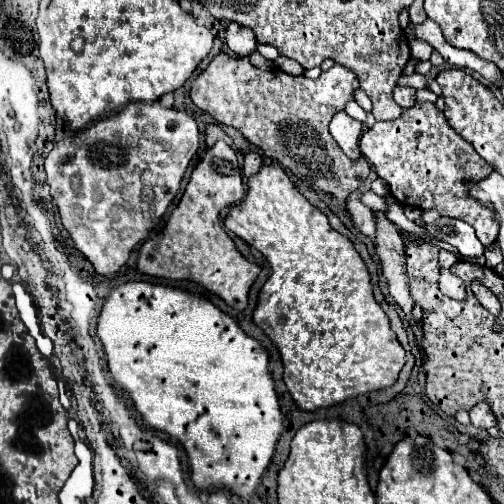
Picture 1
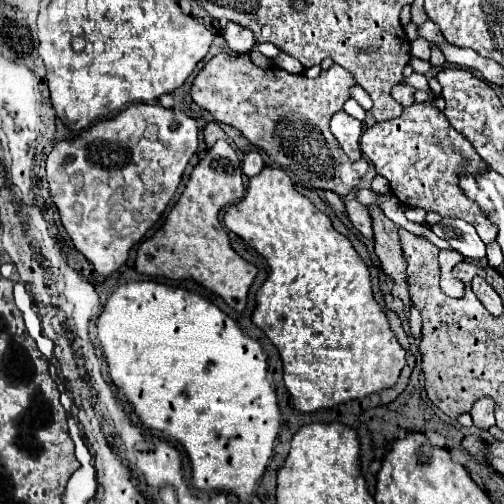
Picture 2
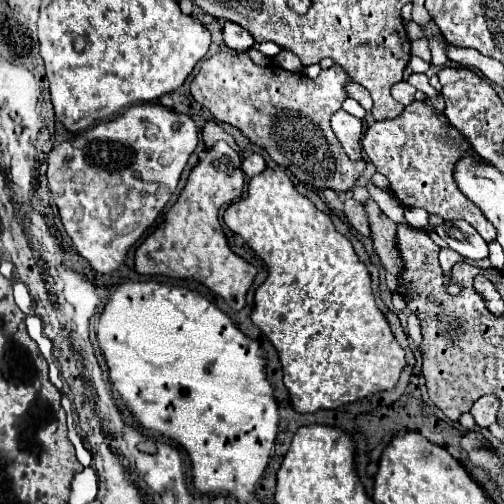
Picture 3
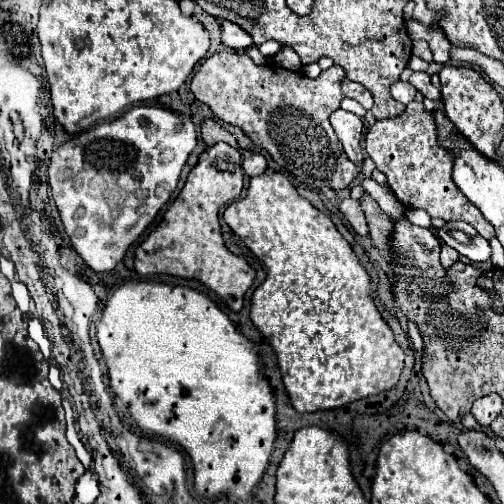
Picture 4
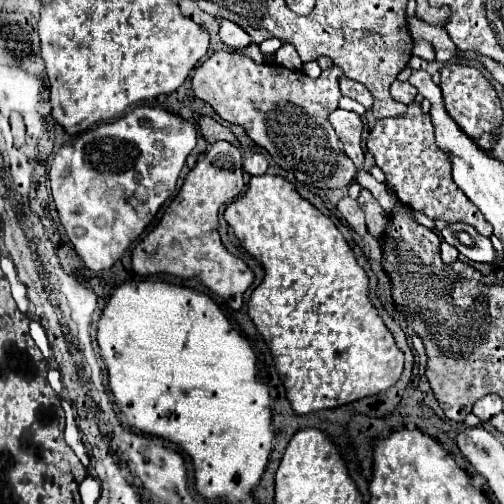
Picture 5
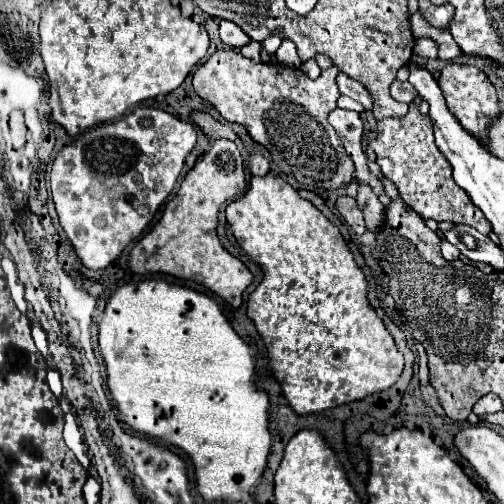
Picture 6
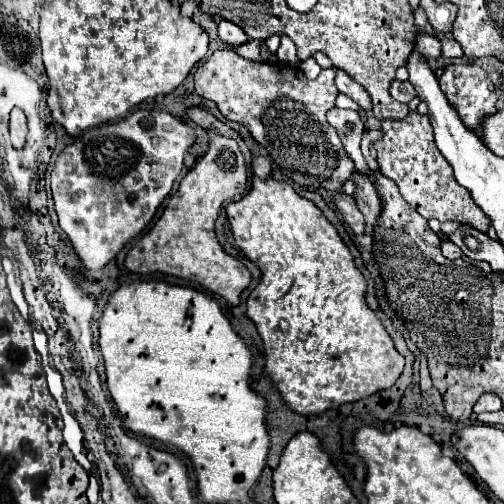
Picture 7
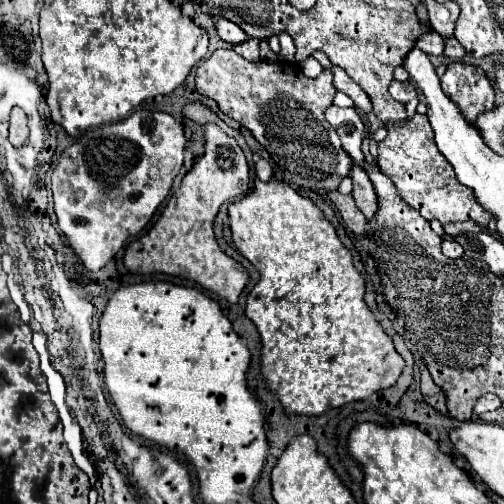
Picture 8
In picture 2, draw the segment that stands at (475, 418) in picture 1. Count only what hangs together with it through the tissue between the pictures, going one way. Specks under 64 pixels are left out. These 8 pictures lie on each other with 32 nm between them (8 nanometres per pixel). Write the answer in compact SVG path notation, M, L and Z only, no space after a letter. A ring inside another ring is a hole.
M482 398L478 400L472 410L470 410L470 416L472 416L472 422L474 426L478 428L490 428L494 426L494 402L490 398Z

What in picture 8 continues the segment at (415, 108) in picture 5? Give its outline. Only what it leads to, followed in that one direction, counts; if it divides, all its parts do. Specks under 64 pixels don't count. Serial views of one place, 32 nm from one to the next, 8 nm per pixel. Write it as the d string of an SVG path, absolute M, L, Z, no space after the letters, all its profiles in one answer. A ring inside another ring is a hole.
M414 114L404 122L386 122L384 128L388 130L388 136L378 142L378 168L396 184L400 196L414 210L418 210L426 220L436 218L442 224L474 220L482 228L488 226L492 218L490 212L484 212L484 208L474 200L472 190L468 192L468 188L456 180L454 168L434 144L434 132L426 116Z

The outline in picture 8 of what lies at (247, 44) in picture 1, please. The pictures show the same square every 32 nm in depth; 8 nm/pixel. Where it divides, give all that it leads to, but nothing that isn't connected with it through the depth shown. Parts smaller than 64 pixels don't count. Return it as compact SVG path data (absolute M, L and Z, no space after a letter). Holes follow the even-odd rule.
M218 18L216 28L218 28L218 36L228 44L240 44L248 40L248 36L244 36L244 30L226 18Z

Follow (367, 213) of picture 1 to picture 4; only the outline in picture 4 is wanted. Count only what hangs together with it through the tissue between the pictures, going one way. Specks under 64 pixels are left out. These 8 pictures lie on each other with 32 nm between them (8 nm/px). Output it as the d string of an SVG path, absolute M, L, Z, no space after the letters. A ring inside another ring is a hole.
M352 198L342 200L340 212L346 216L346 220L350 222L350 226L352 226L360 236L368 236L368 224L366 224L366 218L364 218L364 212L362 212L358 200L352 200Z

